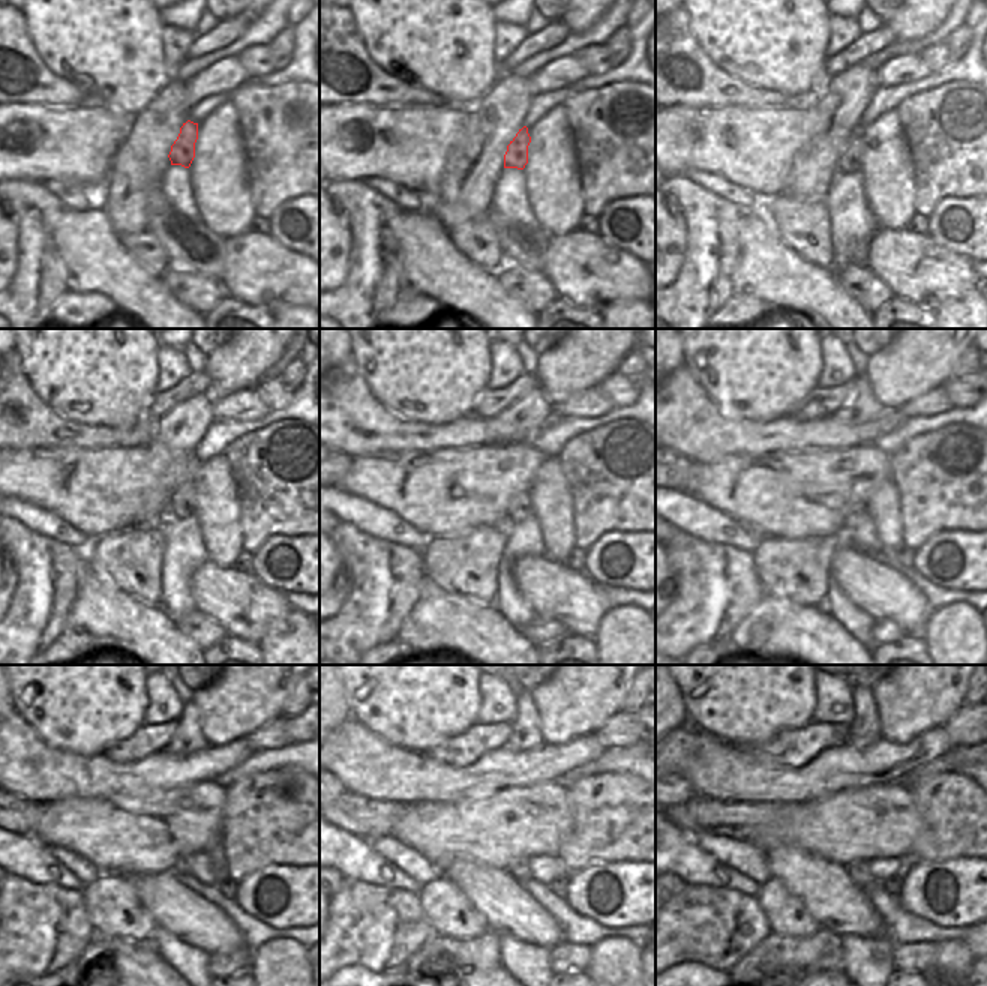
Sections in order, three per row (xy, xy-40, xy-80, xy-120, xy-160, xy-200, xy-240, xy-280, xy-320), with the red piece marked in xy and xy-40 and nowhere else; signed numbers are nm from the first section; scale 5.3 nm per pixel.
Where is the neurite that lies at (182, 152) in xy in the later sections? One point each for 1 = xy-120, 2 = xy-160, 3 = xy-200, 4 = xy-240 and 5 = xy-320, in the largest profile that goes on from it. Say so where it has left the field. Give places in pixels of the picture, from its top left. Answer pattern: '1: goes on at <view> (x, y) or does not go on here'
1: goes on at xy-120 (182, 503)
2: goes on at xy-160 (519, 508)
3: goes on at xy-200 (857, 518)
4: goes on at xy-240 (182, 866)
5: goes on at xy-320 (860, 874)

